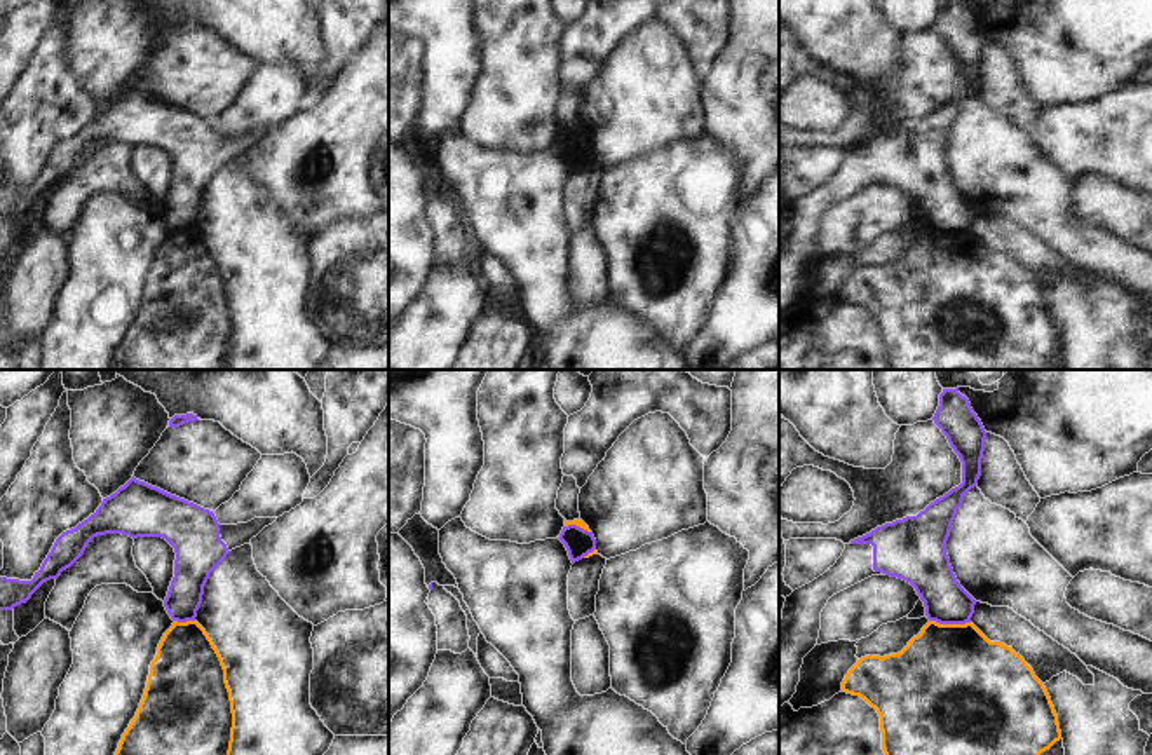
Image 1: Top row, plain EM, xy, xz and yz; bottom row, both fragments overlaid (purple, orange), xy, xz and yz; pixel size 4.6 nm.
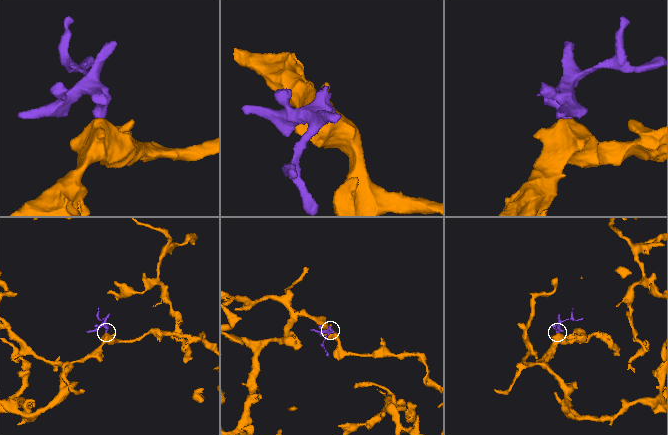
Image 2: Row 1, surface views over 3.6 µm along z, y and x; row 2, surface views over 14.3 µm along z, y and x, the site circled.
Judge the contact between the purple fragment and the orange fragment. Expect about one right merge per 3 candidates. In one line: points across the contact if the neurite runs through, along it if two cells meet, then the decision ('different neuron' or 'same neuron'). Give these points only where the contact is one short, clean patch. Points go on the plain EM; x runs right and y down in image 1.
along yz (929, 229), (969, 232) | different neuron

